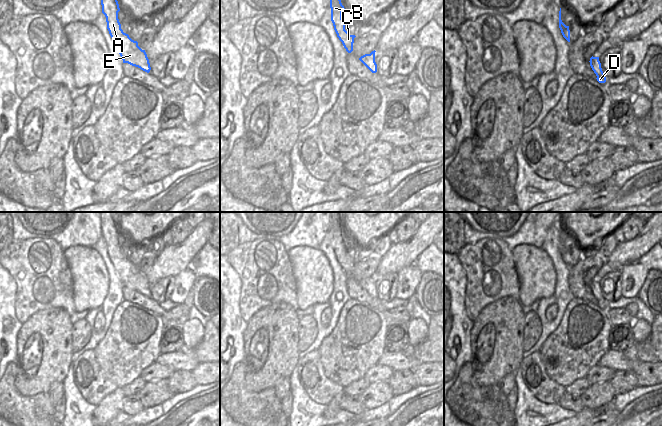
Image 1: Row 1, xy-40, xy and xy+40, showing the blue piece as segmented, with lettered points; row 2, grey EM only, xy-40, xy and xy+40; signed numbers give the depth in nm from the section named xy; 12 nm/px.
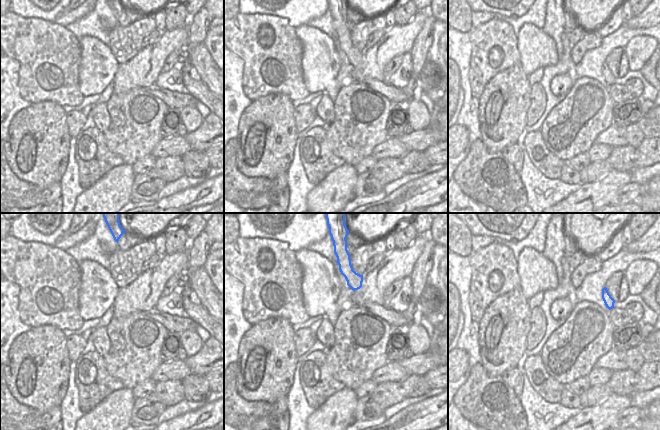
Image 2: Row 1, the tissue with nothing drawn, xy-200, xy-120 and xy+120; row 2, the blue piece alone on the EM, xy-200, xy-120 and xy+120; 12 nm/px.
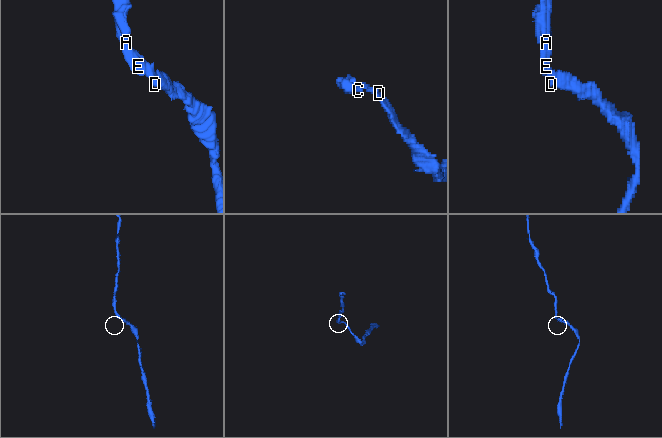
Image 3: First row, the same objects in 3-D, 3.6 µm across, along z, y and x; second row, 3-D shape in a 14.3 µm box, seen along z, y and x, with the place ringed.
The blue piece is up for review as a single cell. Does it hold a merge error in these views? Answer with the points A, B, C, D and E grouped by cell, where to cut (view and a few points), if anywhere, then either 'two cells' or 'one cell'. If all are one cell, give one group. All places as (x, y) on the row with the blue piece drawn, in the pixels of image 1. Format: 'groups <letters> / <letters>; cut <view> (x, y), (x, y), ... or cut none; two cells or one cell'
groups A B C D E; cut none; one cell

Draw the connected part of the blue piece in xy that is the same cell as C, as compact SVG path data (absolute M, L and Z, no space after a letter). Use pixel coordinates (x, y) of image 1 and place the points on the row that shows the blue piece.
M330 0L331 8L331 21L334 26L334 30L337 34L337 37L342 42L344 48L348 53L353 51L353 43L355 35L350 35L345 30L345 24L342 19L342 12L344 11L344 6L341 3L341 0Z

